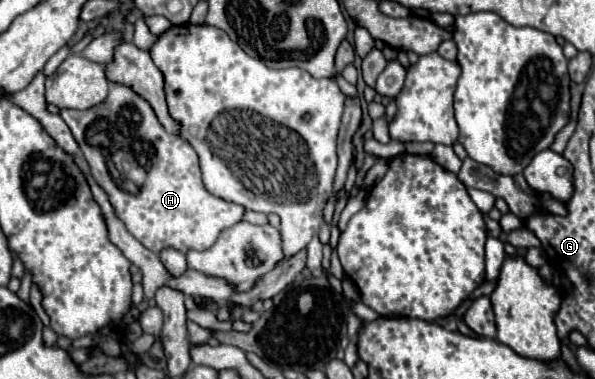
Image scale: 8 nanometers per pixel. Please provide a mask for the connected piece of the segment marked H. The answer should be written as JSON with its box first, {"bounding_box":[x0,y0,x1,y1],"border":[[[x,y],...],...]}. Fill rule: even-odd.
{"bounding_box":[61,83,245,251],"border":[[[113,83],[103,103],[85,111],[63,109],[61,117],[79,143],[93,179],[107,191],[117,217],[149,251],[205,251],[217,241],[221,229],[243,219],[245,207],[219,199],[203,187],[195,149],[167,133],[151,105],[131,89]]]}

